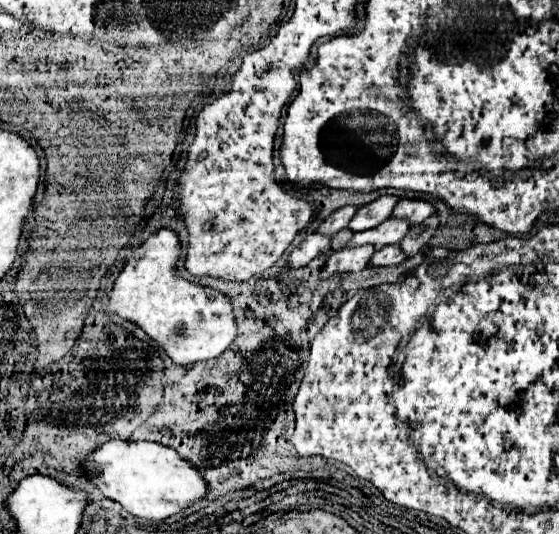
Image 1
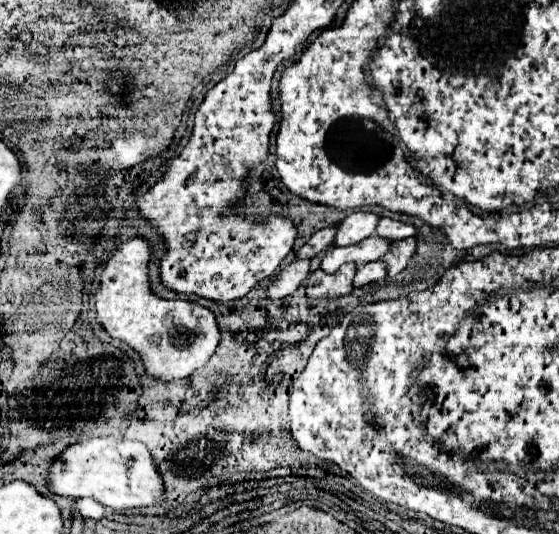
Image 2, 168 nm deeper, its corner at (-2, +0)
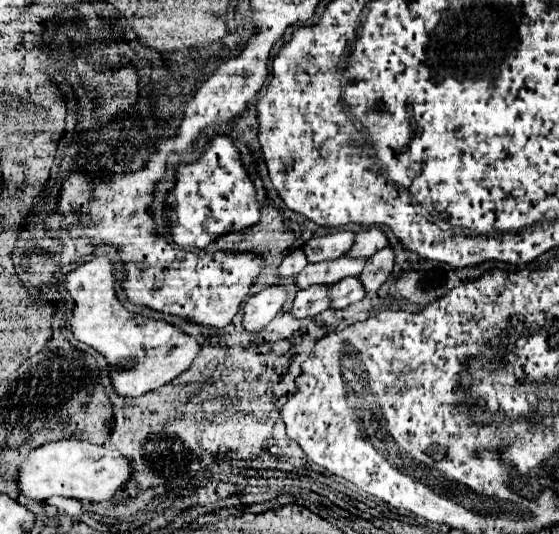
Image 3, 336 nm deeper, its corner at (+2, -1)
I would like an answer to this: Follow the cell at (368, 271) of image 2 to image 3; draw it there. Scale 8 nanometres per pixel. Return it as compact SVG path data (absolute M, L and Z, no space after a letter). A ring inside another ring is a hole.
M346 277L344 281L332 285L330 289L330 299L334 309L344 309L350 303L360 301L366 295L366 289L358 277Z

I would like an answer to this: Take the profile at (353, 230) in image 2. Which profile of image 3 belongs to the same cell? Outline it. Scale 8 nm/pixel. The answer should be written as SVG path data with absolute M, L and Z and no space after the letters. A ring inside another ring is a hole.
M336 231L322 237L312 237L310 241L304 243L306 257L310 263L320 263L346 255L354 243L354 237L356 237L354 231Z

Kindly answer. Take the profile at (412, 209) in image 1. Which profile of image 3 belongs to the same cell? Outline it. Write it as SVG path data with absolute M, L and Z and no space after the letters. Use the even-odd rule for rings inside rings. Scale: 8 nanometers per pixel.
M372 227L368 231L360 231L348 255L352 257L372 257L378 249L388 247L388 237L380 227Z

